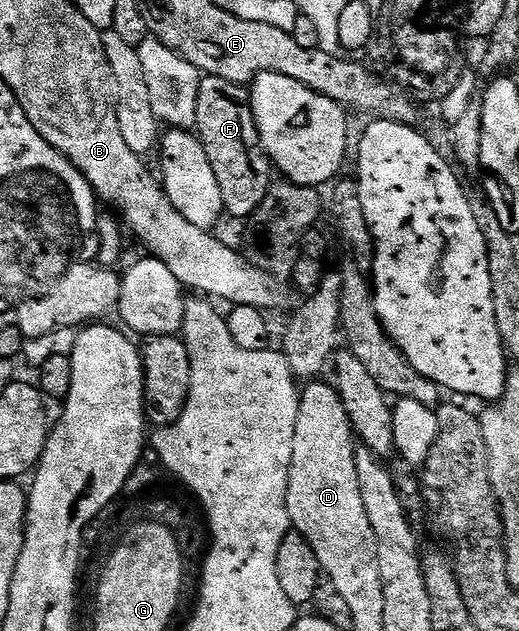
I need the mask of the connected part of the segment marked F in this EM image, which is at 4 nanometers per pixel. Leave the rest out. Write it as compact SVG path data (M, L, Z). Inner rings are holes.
M203 75L199 80L194 130L217 177L224 212L246 220L265 201L273 182L273 164L259 140L248 88L221 77Z

